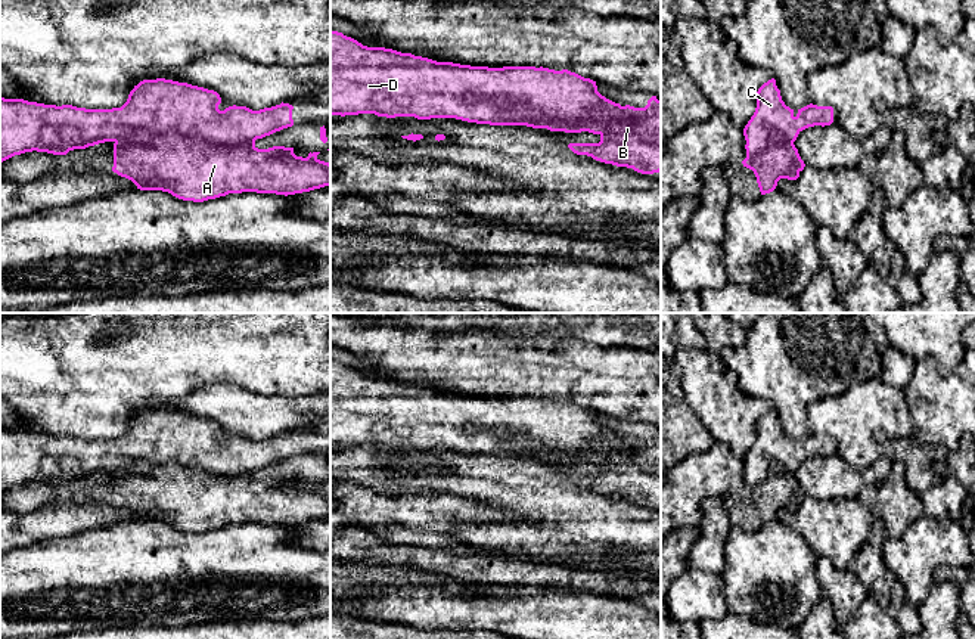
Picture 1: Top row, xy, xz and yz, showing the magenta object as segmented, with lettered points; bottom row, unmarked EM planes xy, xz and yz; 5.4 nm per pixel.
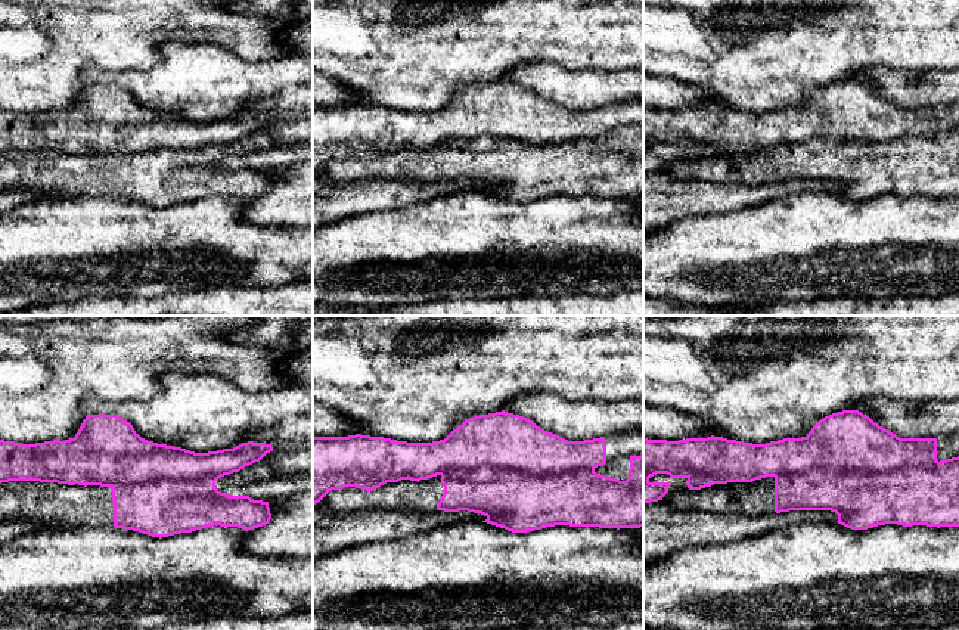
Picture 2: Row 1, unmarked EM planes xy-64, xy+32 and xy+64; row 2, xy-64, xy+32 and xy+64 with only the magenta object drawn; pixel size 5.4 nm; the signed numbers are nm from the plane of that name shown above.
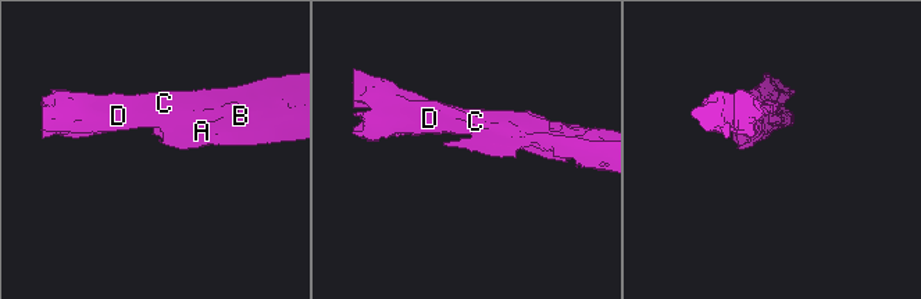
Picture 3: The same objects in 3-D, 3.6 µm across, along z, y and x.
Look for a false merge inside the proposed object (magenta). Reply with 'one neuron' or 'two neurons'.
two neurons

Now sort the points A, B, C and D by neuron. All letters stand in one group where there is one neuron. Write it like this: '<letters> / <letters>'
A B / C D

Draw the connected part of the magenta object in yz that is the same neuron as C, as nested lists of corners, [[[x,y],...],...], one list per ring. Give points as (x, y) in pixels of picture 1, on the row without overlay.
[[[771,409],[758,419],[755,443],[743,459],[746,487],[764,483],[774,462],[794,474],[802,460],[814,456],[825,457],[832,453],[832,437],[810,434],[798,440],[795,446],[794,440],[782,431],[776,410]]]

